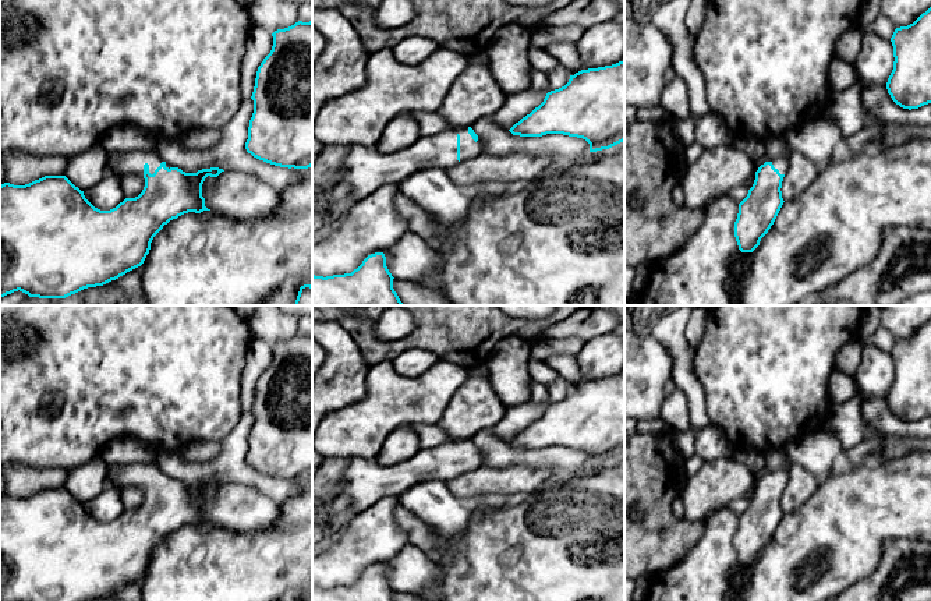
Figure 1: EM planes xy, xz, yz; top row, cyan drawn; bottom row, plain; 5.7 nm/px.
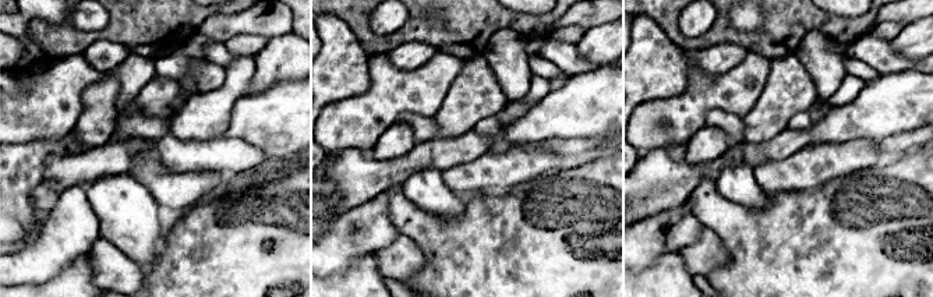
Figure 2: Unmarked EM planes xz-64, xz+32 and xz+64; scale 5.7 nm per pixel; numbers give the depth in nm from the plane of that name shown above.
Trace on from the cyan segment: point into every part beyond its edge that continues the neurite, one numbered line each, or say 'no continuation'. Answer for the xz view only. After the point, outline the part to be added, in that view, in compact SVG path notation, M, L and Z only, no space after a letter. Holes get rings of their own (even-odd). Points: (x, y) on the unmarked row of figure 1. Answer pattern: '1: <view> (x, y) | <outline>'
1: xz (365, 481) | M468 441L420 449L411 459L393 466L380 466L374 459L355 456L350 457L343 473L341 495L351 499L354 512L361 513L382 498L399 498L417 482L426 480L446 482L481 464L481 450L475 455Z

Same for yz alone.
1: yz (781, 476) | M779 469L767 474L771 474L774 480L779 482L780 487L786 487L787 480L789 480L789 473L786 469Z

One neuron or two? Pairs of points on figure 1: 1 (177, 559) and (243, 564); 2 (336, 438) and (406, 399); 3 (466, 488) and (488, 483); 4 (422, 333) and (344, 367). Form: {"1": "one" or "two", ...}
{"1": "one", "2": "one", "3": "one", "4": "two"}

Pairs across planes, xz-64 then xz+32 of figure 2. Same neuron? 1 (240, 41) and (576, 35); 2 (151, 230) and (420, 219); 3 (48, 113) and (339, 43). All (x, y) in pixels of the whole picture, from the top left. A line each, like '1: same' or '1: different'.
1: same
2: different
3: different

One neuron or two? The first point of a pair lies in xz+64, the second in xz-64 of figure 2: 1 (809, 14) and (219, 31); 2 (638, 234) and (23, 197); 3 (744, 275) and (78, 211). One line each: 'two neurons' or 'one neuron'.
1: two neurons
2: two neurons
3: two neurons

